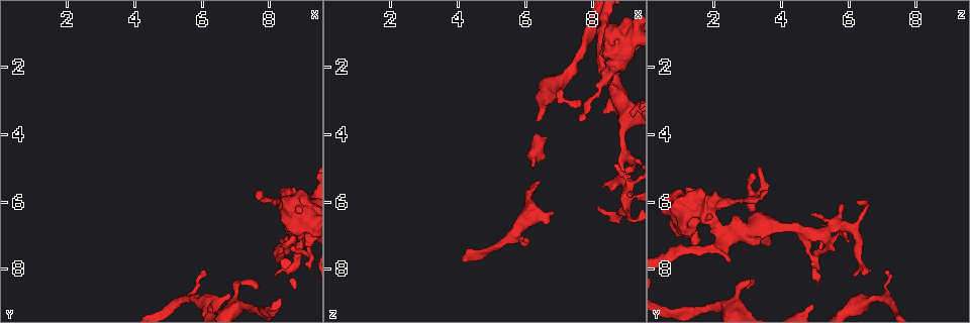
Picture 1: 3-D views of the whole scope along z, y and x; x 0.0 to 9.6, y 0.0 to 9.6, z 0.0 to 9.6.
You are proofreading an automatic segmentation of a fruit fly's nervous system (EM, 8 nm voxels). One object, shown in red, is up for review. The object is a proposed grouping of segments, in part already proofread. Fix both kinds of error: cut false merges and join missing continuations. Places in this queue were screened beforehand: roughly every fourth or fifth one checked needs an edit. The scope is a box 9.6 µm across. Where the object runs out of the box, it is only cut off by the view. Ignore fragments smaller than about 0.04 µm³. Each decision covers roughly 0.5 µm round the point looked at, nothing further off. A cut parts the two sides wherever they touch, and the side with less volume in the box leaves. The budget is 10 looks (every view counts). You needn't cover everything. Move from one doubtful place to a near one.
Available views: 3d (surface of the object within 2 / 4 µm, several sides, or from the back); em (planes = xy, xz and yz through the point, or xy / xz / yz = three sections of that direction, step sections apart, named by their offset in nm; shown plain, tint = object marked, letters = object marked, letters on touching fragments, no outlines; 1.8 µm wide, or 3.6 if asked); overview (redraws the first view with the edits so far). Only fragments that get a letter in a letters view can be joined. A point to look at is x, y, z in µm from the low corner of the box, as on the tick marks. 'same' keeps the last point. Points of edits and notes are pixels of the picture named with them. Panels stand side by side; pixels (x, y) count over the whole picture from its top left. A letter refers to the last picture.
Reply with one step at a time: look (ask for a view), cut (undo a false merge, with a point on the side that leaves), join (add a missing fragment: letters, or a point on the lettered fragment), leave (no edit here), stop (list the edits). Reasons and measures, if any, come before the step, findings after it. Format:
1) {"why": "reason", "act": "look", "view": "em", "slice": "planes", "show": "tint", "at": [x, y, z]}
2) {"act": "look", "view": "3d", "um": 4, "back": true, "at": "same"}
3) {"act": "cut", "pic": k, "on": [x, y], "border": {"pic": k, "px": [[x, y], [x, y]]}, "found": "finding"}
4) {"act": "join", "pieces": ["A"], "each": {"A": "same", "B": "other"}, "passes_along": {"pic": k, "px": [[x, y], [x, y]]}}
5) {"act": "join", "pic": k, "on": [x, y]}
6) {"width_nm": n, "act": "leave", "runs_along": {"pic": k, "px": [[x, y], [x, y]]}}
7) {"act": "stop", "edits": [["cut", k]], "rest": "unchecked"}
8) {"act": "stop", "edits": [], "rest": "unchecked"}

{"why": "branch stops here", "act": "look", "view": "3d", "um": 4, "at": [7.60, 8.55, 3.05]}

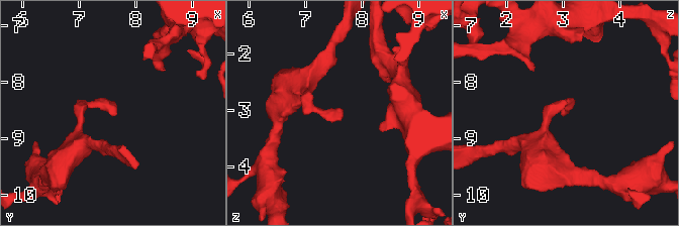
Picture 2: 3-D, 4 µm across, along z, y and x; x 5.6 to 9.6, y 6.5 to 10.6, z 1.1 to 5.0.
{"act": "look", "view": "em", "um": 3.6, "slice": "xy", "step": 16, "show": "letters", "at": [7.60, 8.65, 3.00]}

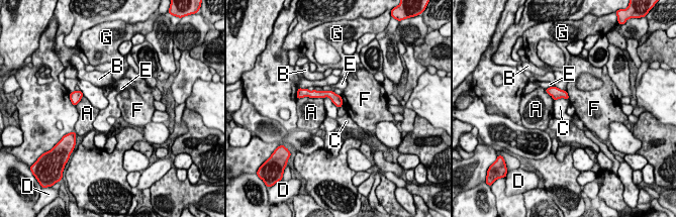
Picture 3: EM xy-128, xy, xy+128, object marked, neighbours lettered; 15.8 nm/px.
{"act": "leave", "each": {"A": "other", "B": "other", "C": "other", "D": "other", "E": "other", "F": "other", "G": "other"}, "found": "none of them fits"}

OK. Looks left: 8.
{"act": "look", "view": "3d", "um": 2, "back": true, "at": [6.85, 8.80, 6.25]}

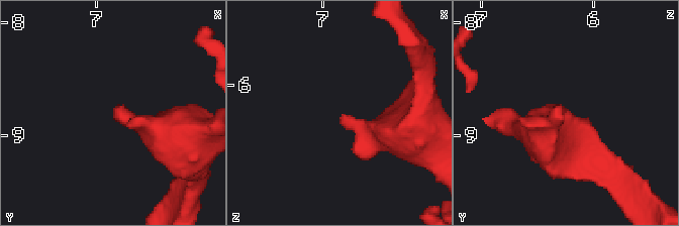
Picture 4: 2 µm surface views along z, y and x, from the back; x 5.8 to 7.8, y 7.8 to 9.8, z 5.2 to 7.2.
{"why": "now the EM", "act": "look", "view": "em", "slice": "yz", "step": 4, "show": "letters", "at": [6.84, 8.84, 6.26]}

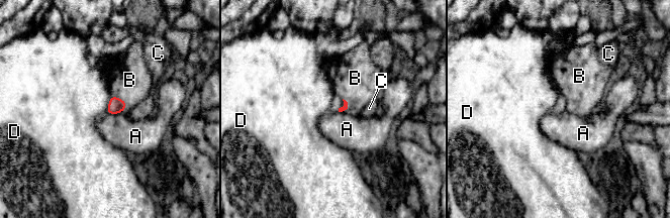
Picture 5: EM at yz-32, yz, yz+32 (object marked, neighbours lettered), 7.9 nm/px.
{"why": "cut it another way", "act": "look", "view": "em", "slice": "planes", "show": "letters", "at": "same"}

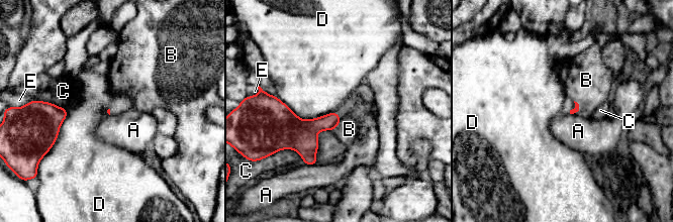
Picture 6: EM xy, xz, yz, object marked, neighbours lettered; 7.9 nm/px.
{"act": "leave", "each": {"A": "other", "B": "other", "C": "other", "D": "other", "E": "other"}, "border": {"pic": 6, "px": [[275, 96], [305, 120], [335, 112]]}, "found": "none of them fits"}

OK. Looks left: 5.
{"why": "thick turns thin", "act": "look", "view": "em", "um": 3.6, "slice": "planes", "show": "tint", "at": [8.95, 6.75, 5.50]}

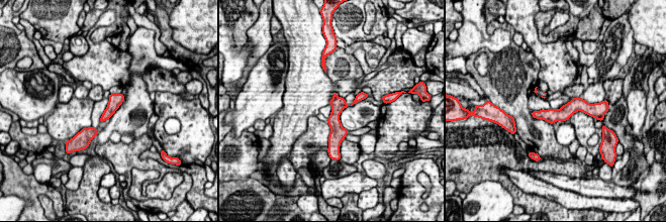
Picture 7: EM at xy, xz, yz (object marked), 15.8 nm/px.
{"act": "look", "view": "em", "um": 3.6, "slice": "planes", "show": "letters", "at": "same"}

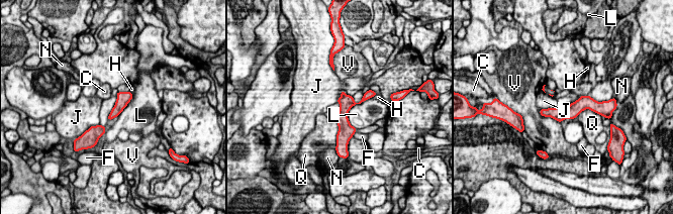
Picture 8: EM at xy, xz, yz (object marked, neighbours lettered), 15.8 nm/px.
{"act": "leave", "each": {"C": "other", "F": "other", "H": "other", "J": "other", "L": "other", "N": "other", "Q": "other", "V": "other"}, "found": "one neuron here"}

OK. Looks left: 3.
{"why": "three-way junction", "act": "look", "view": "em", "slice": "planes", "show": "tint", "at": [8.70, 6.90, 2.60]}

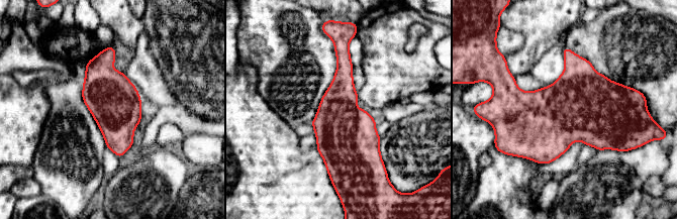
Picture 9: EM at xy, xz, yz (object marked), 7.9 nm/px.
{"act": "look", "view": "em", "slice": "planes", "show": "letters", "at": "same"}

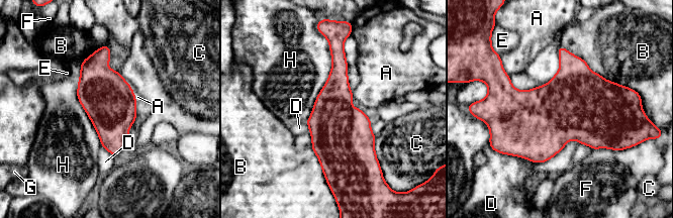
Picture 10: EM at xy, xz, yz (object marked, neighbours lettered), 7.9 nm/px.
{"act": "leave", "each": {"A": "other", "B": "other", "C": "other", "D": "other", "E": "other", "F": "other", "G": "other", "H": "other"}, "border": {"pic": 10, "px": [[328, 41], [331, 70], [305, 122]]}, "found": "continuous, no second neuron"}

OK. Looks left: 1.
{"act": "stop", "edits": [], "rest": "unchecked"}

